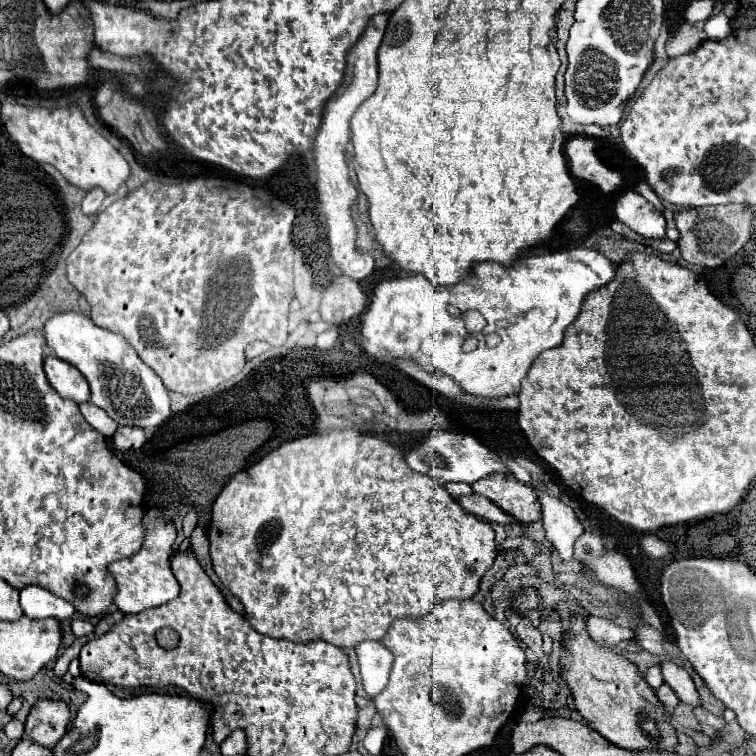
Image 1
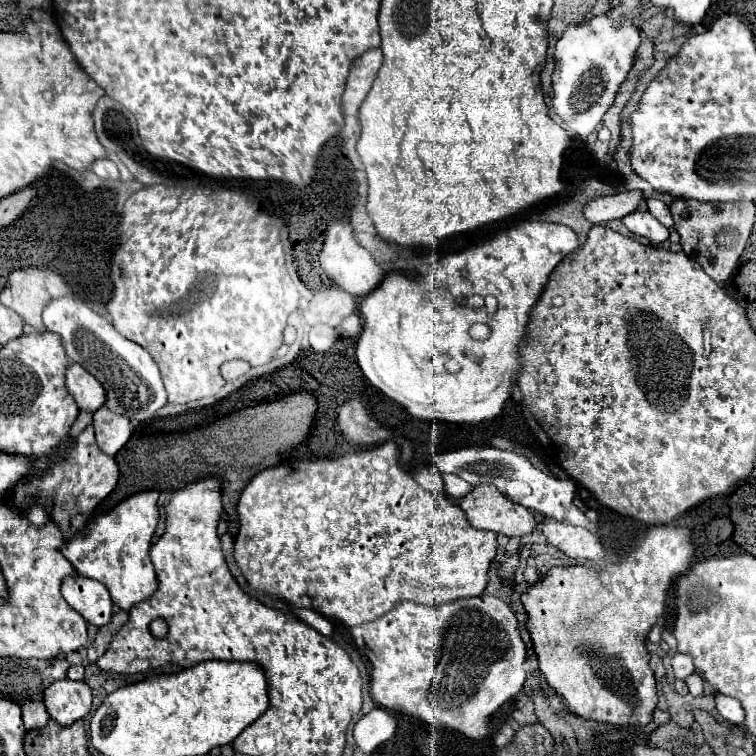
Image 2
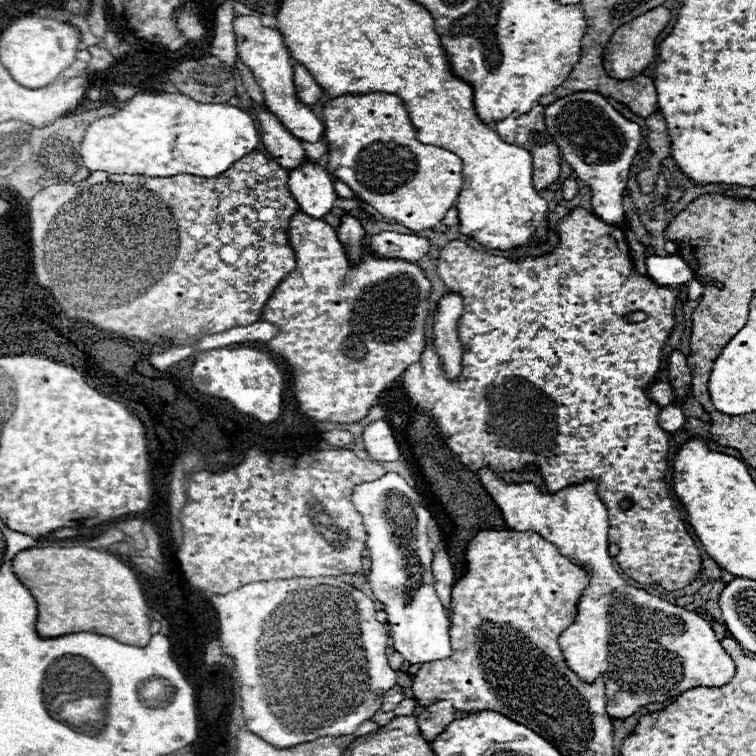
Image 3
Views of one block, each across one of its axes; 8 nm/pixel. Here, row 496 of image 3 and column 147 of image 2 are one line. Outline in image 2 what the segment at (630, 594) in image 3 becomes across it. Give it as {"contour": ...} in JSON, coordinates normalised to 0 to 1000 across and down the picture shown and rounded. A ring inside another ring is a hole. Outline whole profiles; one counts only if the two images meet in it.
{"contour":[[[198,648],[183,651],[161,661],[143,680],[124,685],[114,696],[114,709],[103,706],[87,722],[79,725],[82,733],[108,762],[140,772],[151,799],[161,807],[172,807],[177,799],[196,794],[209,780],[209,765],[196,733],[201,722],[201,709],[212,688],[209,656],[212,653],[206,648]]]}

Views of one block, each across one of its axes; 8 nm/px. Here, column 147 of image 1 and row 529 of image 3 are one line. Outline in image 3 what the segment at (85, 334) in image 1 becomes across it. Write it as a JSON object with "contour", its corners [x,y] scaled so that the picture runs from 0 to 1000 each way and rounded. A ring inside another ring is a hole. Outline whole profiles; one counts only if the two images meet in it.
{"contour":[[[511,624],[505,632],[492,638],[479,638],[468,643],[466,667],[479,683],[479,693],[484,698],[484,735],[489,738],[489,757],[487,757],[487,775],[497,794],[508,799],[508,810],[513,812],[516,844],[519,857],[529,862],[542,878],[561,878],[582,870],[593,870],[595,865],[595,817],[593,807],[585,802],[577,780],[574,780],[574,762],[571,762],[571,725],[566,720],[566,693],[571,688],[569,675],[563,672],[558,656],[540,643],[540,638],[524,627]]]}

